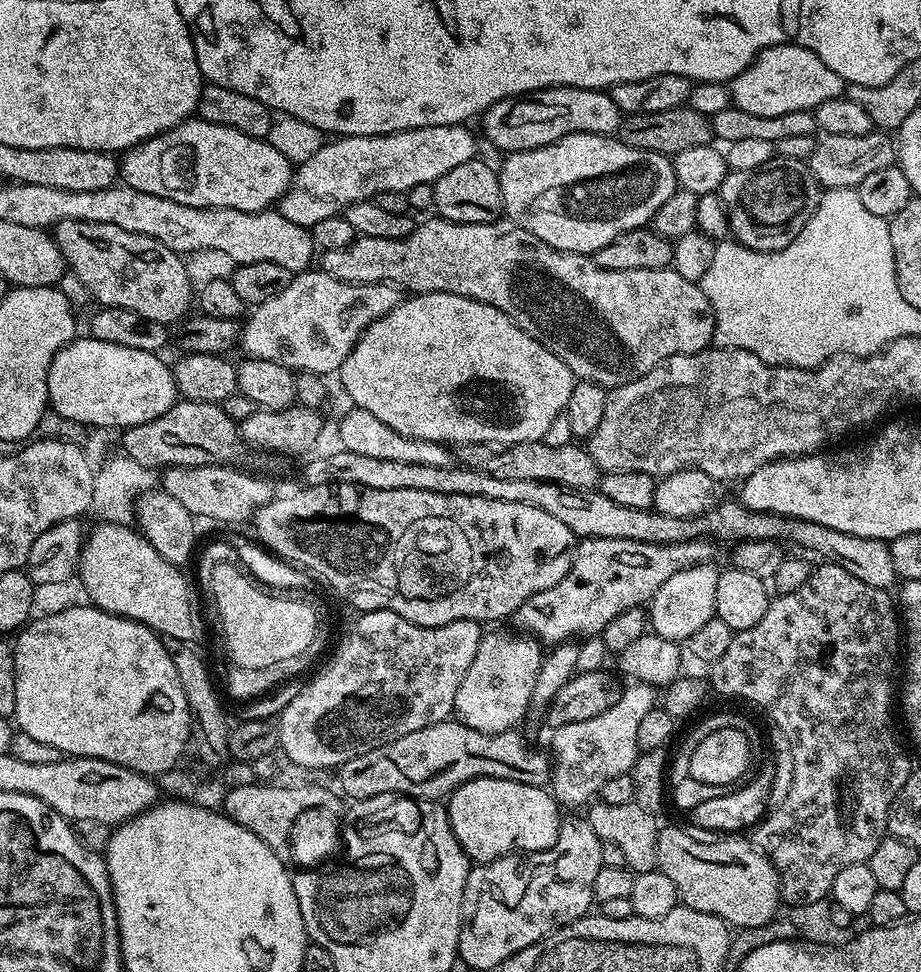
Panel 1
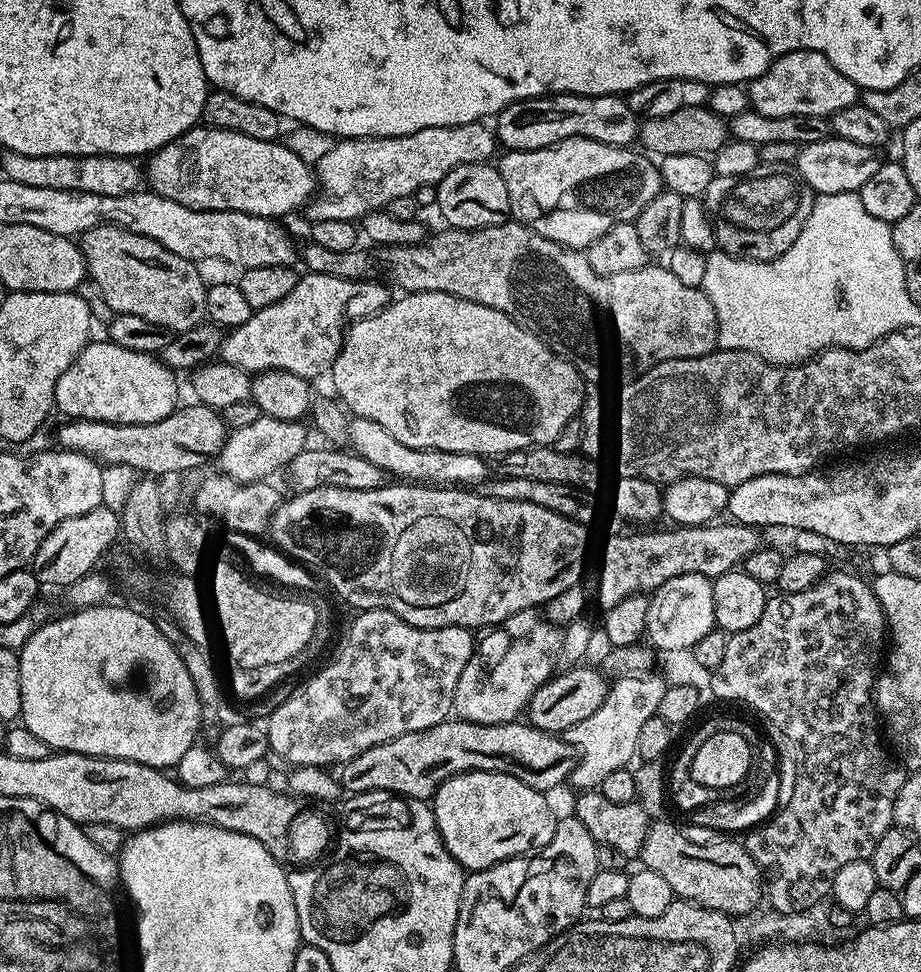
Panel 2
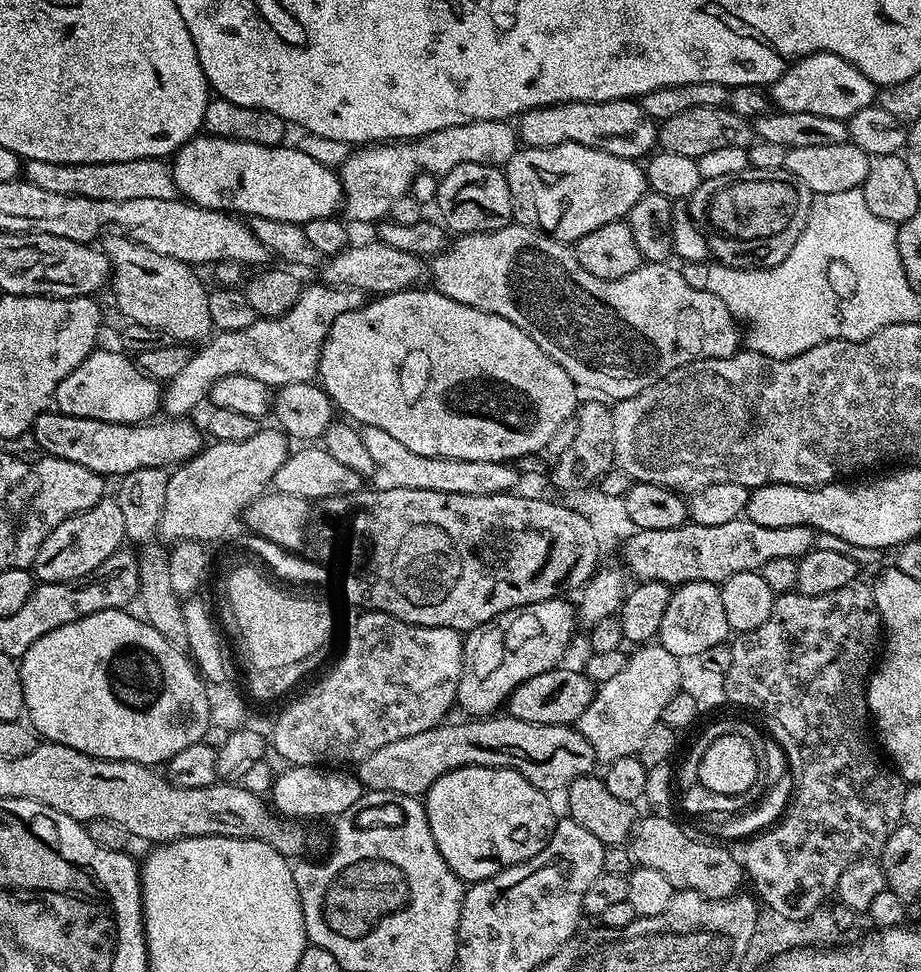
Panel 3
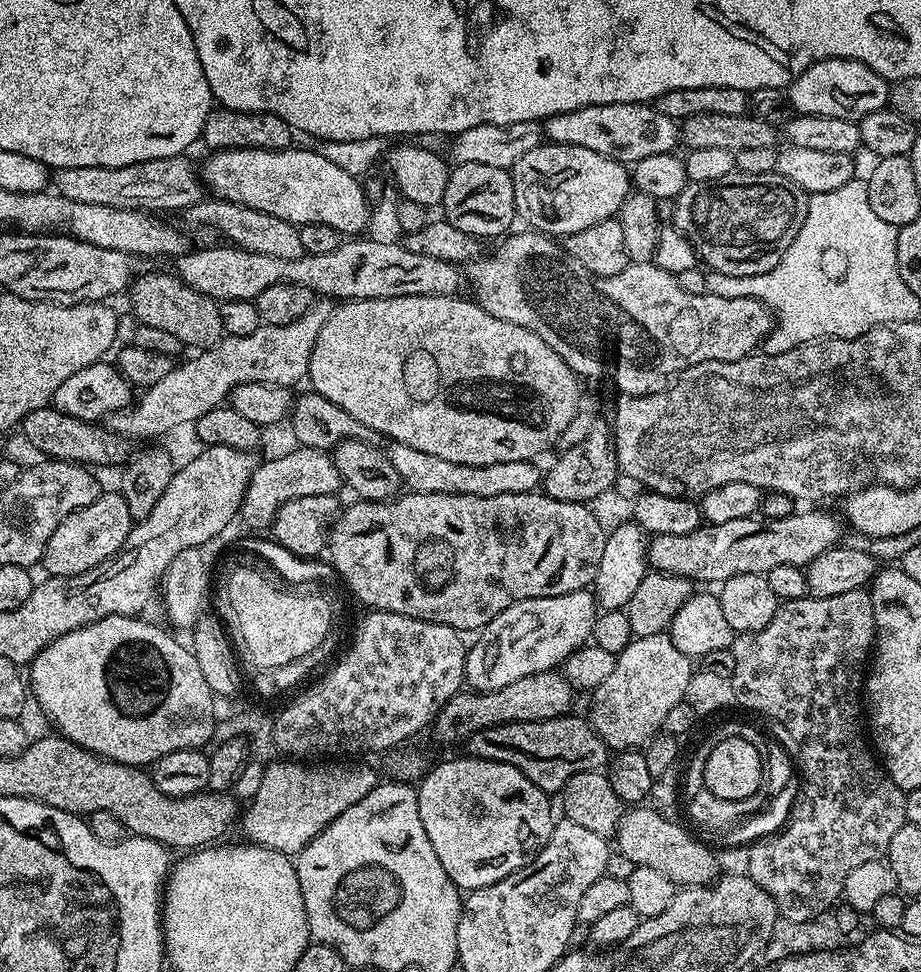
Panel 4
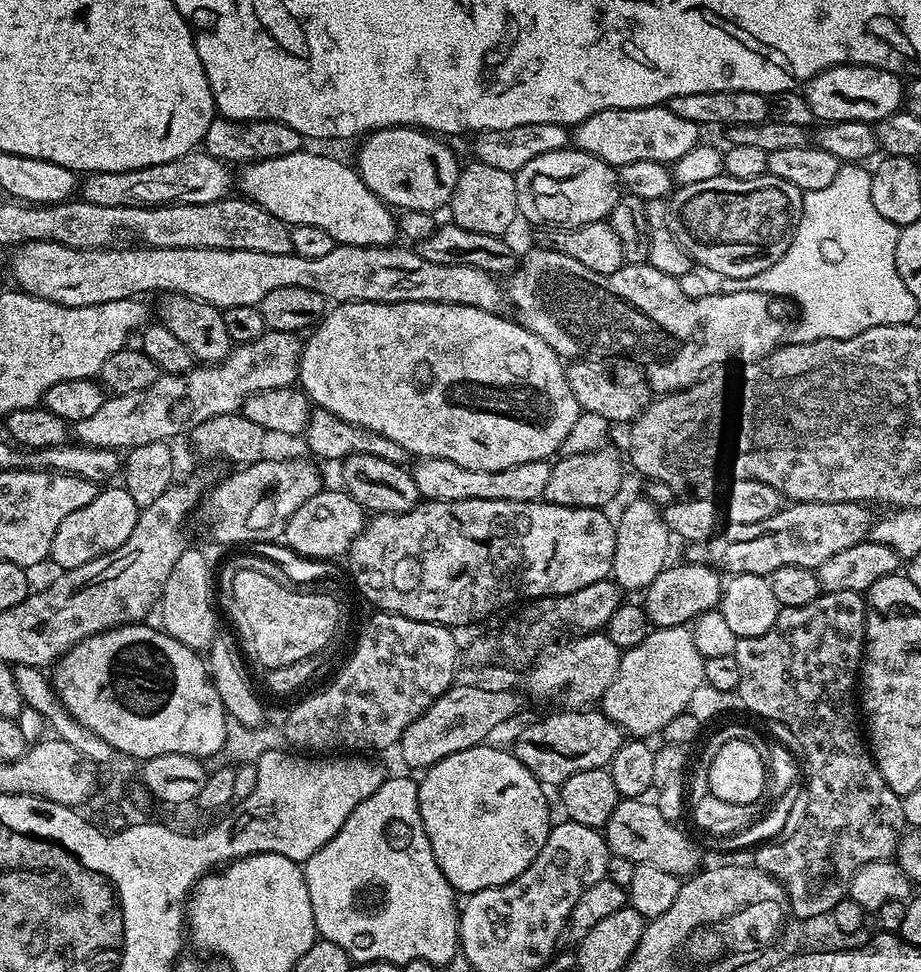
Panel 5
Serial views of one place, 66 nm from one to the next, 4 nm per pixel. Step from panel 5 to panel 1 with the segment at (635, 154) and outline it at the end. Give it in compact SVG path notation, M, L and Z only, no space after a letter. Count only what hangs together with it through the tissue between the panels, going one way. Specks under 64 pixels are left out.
M539 88L536 92L494 102L494 106L482 113L483 120L485 138L507 154L557 144L562 138L579 132L615 137L622 114L614 106L612 96L598 88Z

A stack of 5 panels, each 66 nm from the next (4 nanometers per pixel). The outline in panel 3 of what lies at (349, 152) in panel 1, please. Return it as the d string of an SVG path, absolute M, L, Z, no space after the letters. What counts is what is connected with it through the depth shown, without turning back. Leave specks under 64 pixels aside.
M508 120L466 122L462 126L450 126L446 130L432 132L429 136L418 136L414 140L377 142L359 147L338 168L346 197L343 215L349 221L357 220L360 224L368 224L371 220L383 221L397 198L409 195L418 177L431 174L439 178L454 170L454 166L462 166L466 162L504 166L516 151L516 129Z

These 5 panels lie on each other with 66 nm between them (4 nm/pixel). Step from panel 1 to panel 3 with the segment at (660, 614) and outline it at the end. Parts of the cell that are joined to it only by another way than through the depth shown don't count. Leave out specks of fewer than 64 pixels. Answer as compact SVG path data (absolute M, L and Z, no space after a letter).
M686 582L672 588L672 596L662 614L662 624L656 638L665 650L681 660L684 657L700 656L708 648L725 643L731 632L723 611L719 587L710 582Z

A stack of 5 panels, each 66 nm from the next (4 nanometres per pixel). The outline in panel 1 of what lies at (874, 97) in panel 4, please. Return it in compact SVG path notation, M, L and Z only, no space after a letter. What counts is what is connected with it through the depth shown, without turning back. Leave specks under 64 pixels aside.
M779 44L762 50L746 70L730 81L732 104L746 114L774 118L778 114L794 114L794 110L813 111L830 98L845 95L846 82L818 54L806 50L801 44Z

